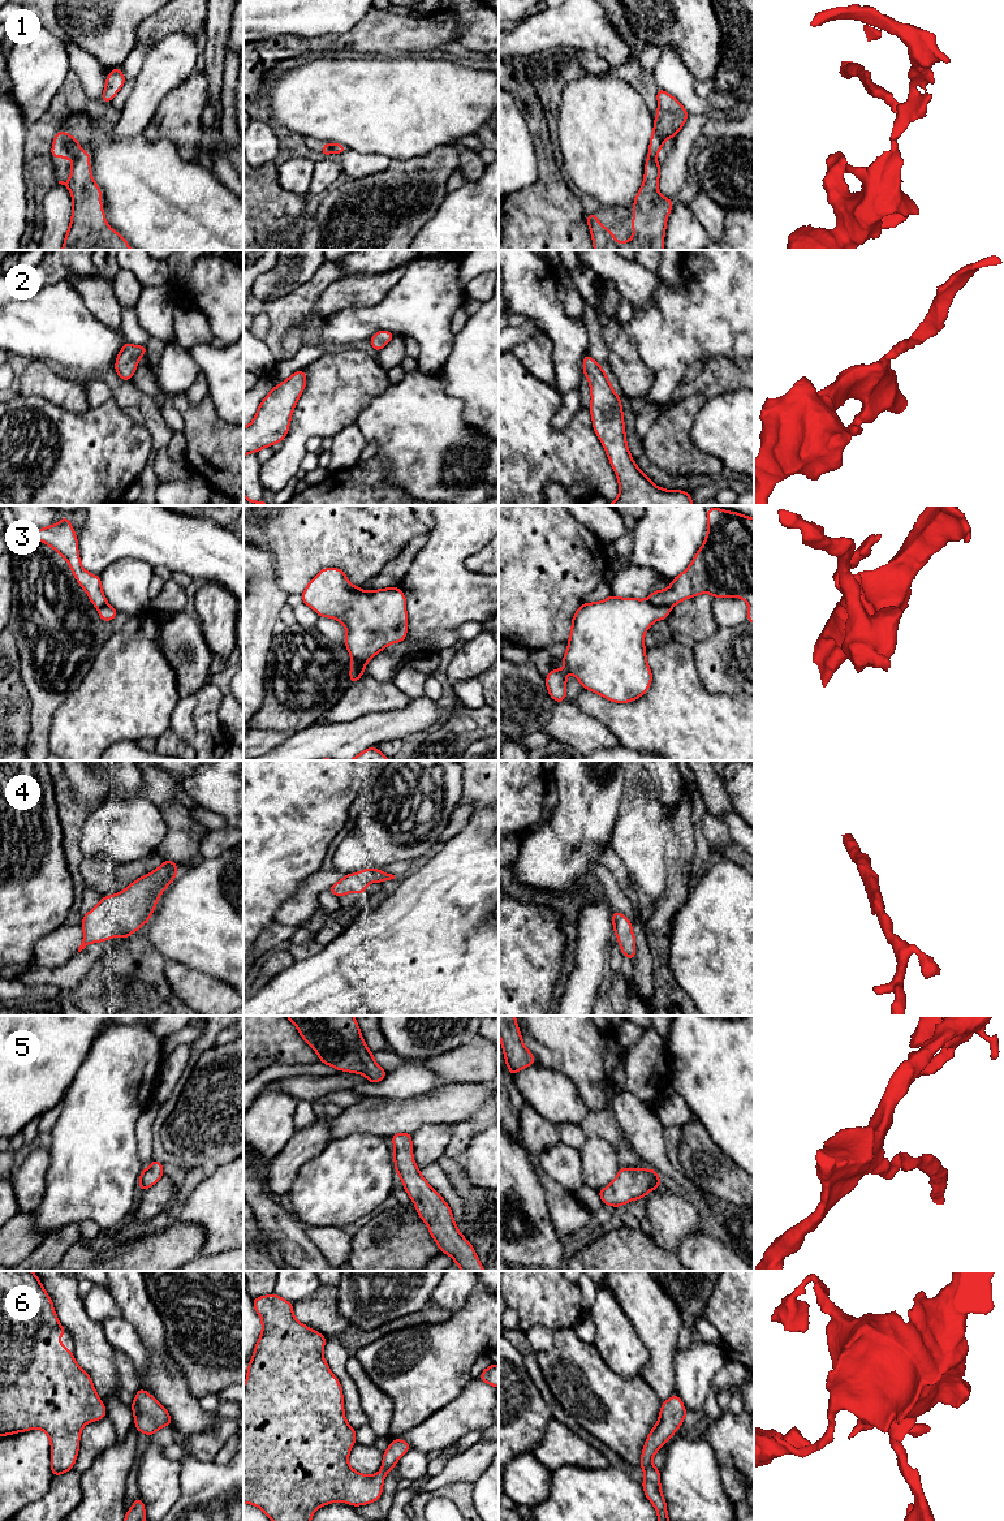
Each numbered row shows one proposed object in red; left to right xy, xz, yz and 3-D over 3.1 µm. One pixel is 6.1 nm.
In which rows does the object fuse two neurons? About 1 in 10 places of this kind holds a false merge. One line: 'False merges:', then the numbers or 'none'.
False merges: 3

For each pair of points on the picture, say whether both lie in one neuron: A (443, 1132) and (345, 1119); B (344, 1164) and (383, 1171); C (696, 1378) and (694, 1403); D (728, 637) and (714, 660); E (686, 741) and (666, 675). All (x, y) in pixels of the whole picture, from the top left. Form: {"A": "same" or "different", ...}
{"A": "different", "B": "same", "C": "same", "D": "same", "E": "same"}

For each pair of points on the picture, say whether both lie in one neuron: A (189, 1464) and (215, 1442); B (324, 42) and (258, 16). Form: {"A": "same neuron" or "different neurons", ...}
{"A": "different neurons", "B": "different neurons"}

